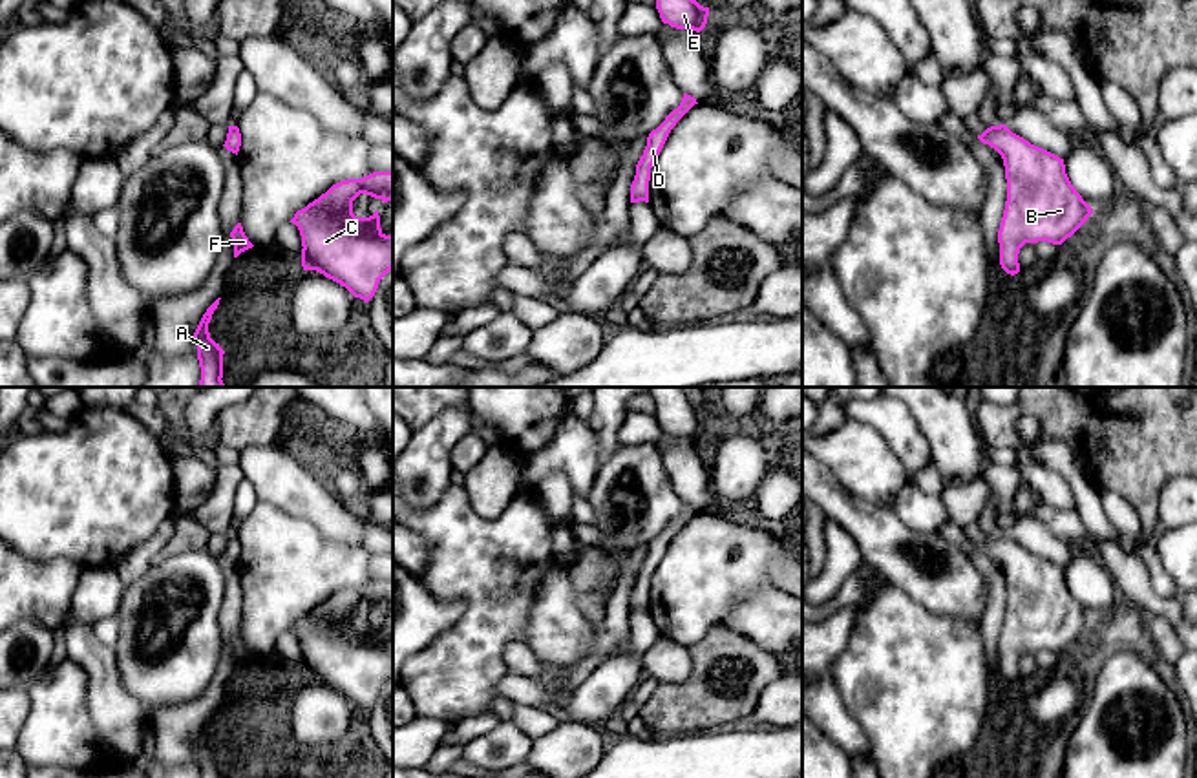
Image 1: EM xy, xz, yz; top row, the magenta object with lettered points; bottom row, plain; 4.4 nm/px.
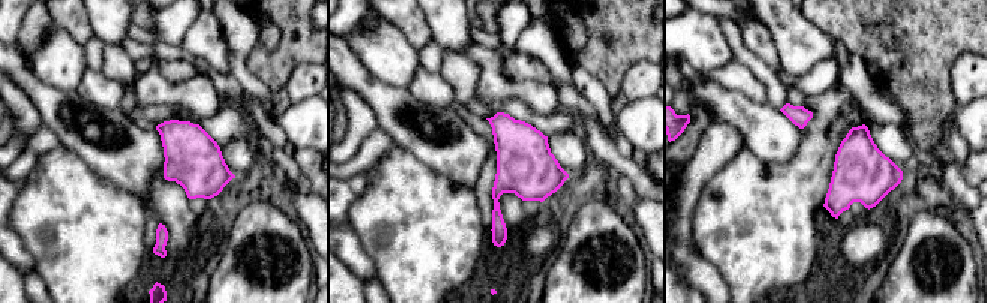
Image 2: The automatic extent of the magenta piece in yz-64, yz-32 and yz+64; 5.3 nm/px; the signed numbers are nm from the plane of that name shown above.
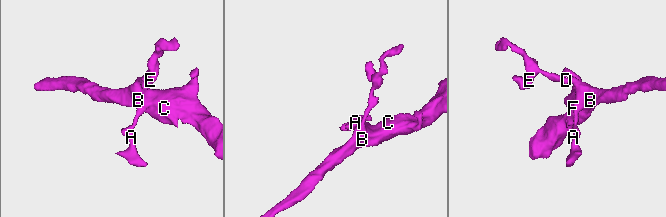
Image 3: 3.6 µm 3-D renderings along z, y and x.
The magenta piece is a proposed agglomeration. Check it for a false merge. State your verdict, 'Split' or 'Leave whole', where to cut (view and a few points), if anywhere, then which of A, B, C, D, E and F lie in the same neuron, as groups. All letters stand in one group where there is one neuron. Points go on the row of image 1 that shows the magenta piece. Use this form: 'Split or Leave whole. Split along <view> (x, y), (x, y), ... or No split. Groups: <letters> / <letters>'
Leave whole. No split. Groups: A B C D E F

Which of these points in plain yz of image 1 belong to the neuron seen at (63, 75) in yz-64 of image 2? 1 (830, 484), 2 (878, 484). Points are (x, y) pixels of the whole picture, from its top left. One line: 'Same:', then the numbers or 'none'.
Same: 2

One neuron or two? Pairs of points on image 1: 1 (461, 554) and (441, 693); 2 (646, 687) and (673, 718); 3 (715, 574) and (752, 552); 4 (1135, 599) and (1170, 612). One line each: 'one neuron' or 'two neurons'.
1: one neuron
2: two neurons
3: one neuron
4: one neuron

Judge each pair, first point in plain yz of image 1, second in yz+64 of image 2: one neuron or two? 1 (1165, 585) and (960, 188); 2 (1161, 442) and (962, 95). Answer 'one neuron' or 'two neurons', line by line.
1: one neuron
2: two neurons

